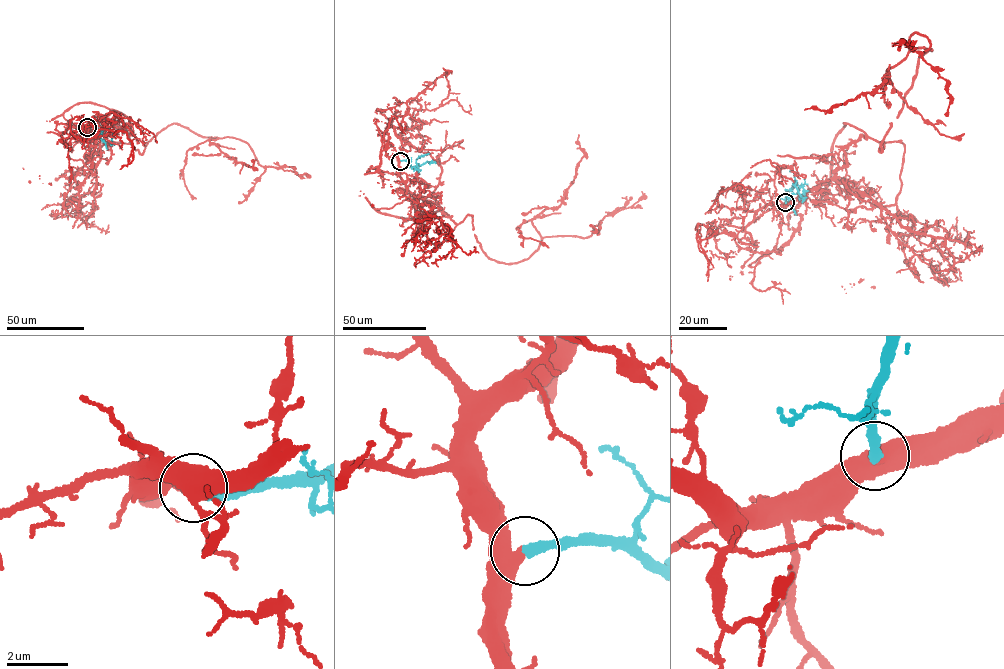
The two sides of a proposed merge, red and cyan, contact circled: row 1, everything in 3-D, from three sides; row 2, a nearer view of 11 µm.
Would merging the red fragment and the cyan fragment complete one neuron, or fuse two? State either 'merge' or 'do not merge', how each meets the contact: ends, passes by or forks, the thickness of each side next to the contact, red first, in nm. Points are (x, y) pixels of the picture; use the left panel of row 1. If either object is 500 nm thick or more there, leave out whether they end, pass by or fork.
merge | red passes by | cyan ends | 420/340 nm

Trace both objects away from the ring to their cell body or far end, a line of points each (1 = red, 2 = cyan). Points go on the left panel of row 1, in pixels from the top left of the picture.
1: (87, 127), (125, 130), (141, 154), (178, 124), (215, 137), (209, 141), (237, 161), (255, 168), (255, 160)
2: (87, 127), (101, 127), (106, 149)

